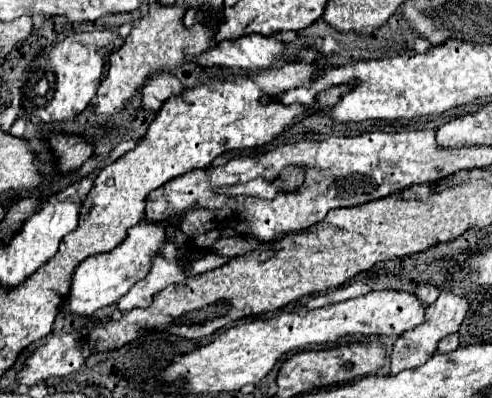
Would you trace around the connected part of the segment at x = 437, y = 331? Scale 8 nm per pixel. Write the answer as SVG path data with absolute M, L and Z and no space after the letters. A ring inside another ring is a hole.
M443 290L439 294L439 298L431 306L427 306L427 320L423 324L419 324L417 328L413 328L413 330L409 330L409 332L405 332L397 338L397 342L393 346L393 352L391 352L391 374L399 374L405 368L417 368L417 366L425 364L435 354L437 342L443 336L459 330L467 310L469 310L469 300L467 298L457 296L449 290Z

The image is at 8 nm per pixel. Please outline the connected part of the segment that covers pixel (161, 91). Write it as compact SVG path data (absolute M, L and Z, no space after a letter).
M157 72L157 76L149 78L149 84L141 88L143 106L155 114L169 96L177 96L183 92L181 82L171 72Z

